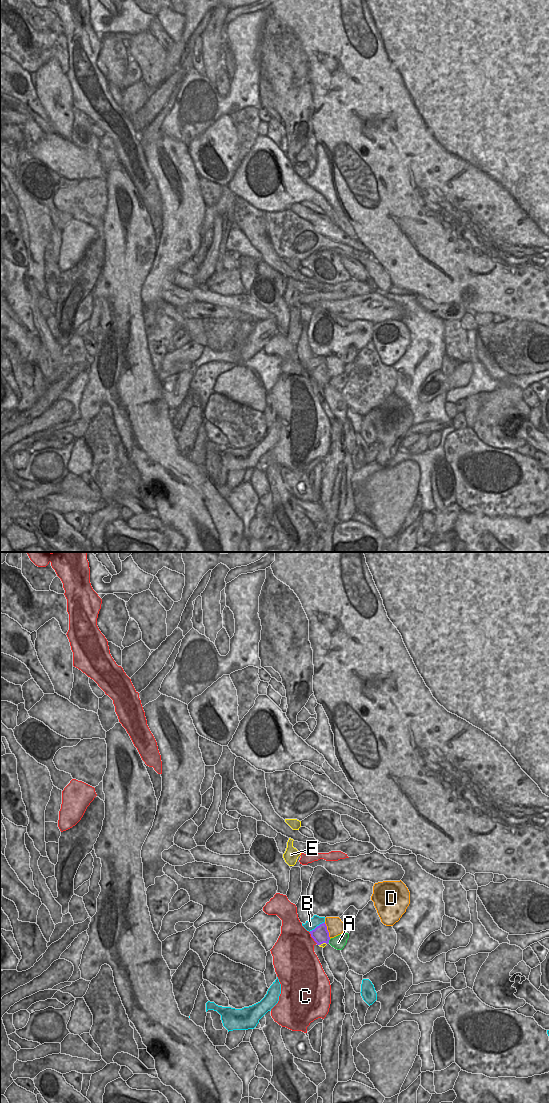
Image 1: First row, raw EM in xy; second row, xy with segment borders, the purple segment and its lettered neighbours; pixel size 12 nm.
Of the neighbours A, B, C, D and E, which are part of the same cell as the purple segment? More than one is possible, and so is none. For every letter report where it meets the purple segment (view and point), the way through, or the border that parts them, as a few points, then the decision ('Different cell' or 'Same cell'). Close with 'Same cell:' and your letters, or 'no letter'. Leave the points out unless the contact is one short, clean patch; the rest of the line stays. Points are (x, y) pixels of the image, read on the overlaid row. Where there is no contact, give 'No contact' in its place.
A: Touches purple at xy (328, 941). Different cell
B: Touches purple at xy (317, 926). Boundary: xy (324, 921), (309, 931). Different cell
C: Touches purple at xy (312, 937). Boundary: xy (309, 932), (310, 936), (317, 943). Different cell
D: Touches purple at xy (327, 930). Different cell
E: Touches purple at xy (322, 943). Different cell
Same cell: no letter

